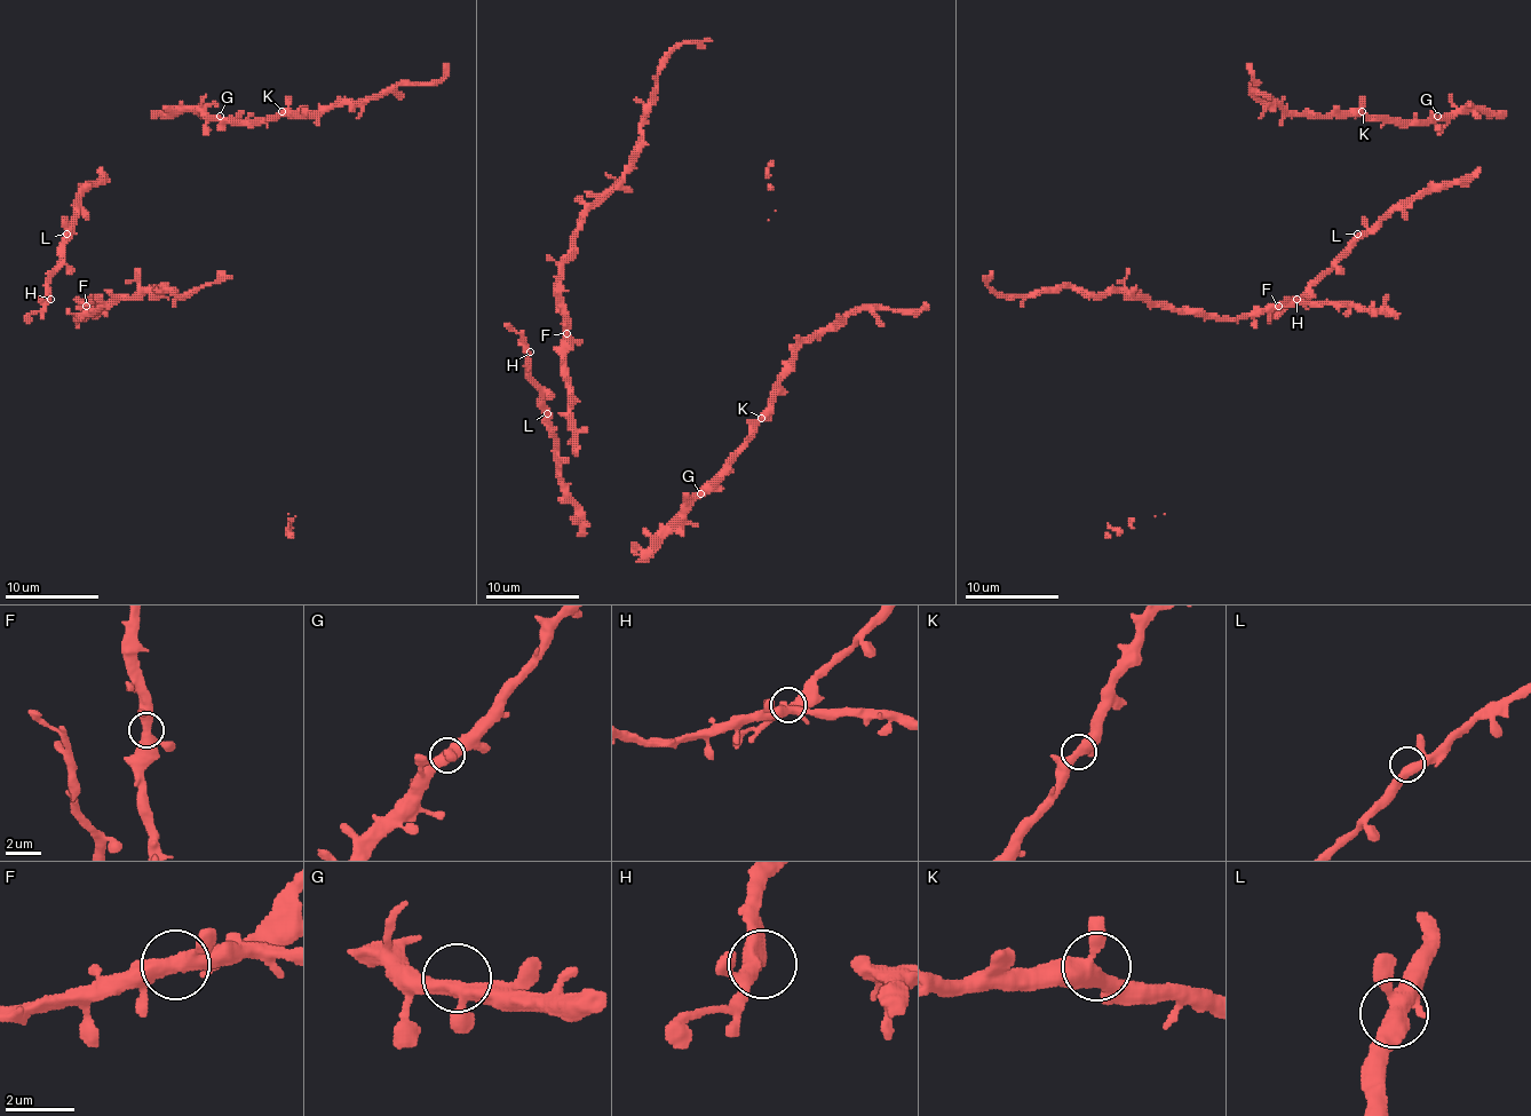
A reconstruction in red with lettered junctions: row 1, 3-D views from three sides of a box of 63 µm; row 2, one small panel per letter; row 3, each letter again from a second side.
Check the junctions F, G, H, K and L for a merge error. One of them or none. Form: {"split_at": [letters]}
{"split_at": []}

